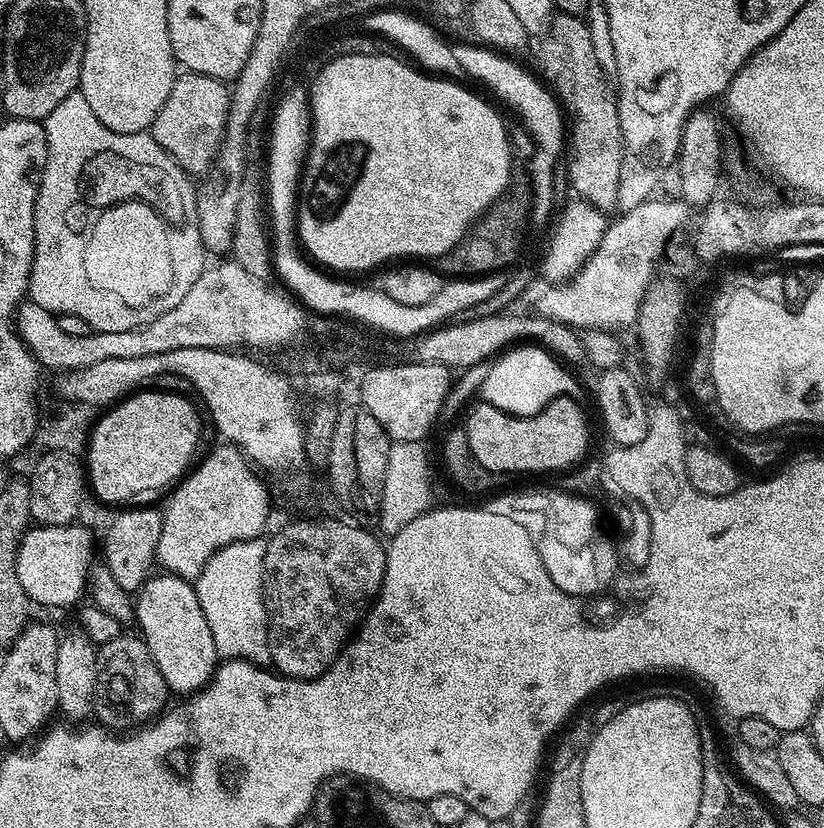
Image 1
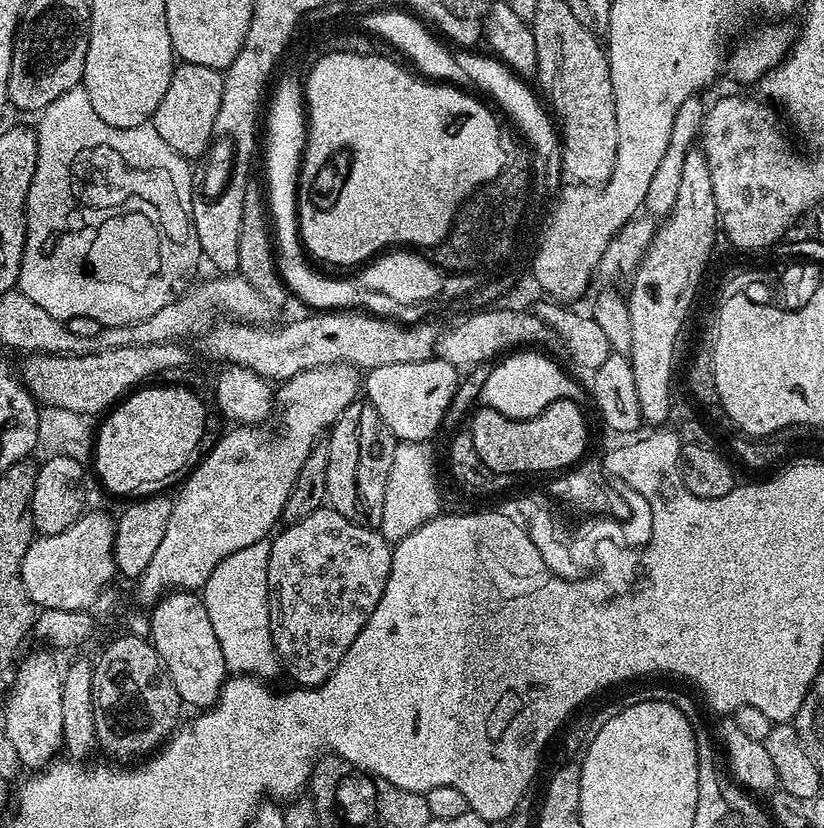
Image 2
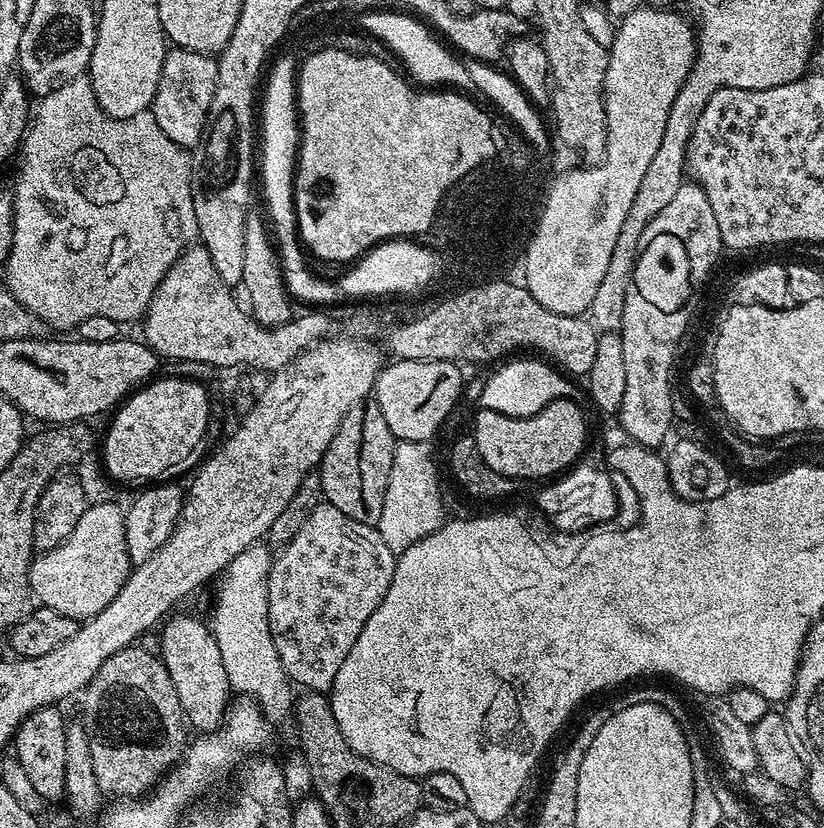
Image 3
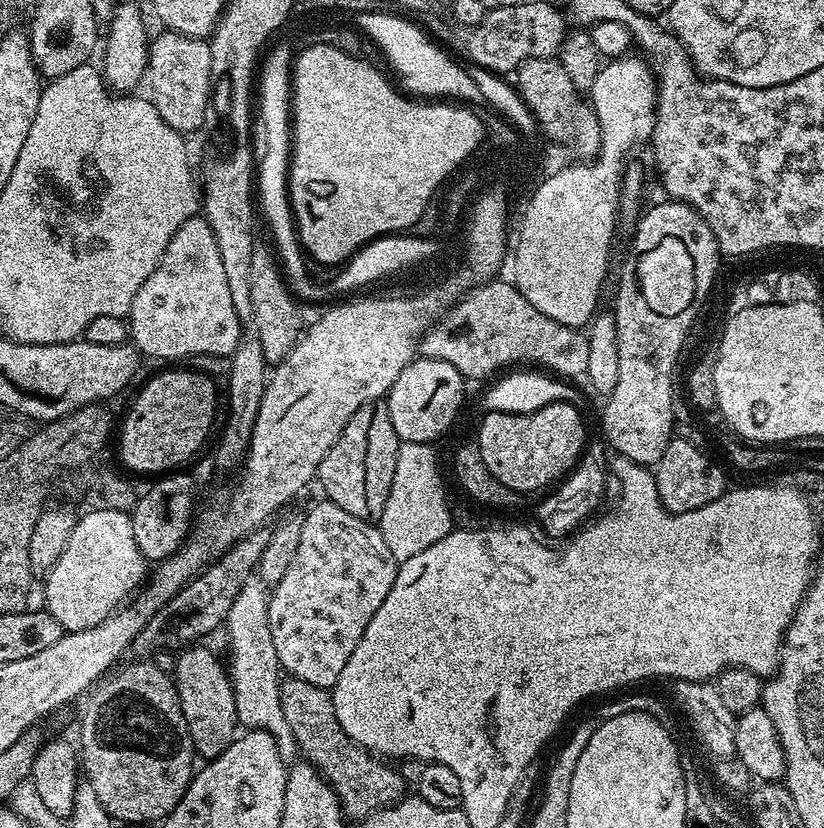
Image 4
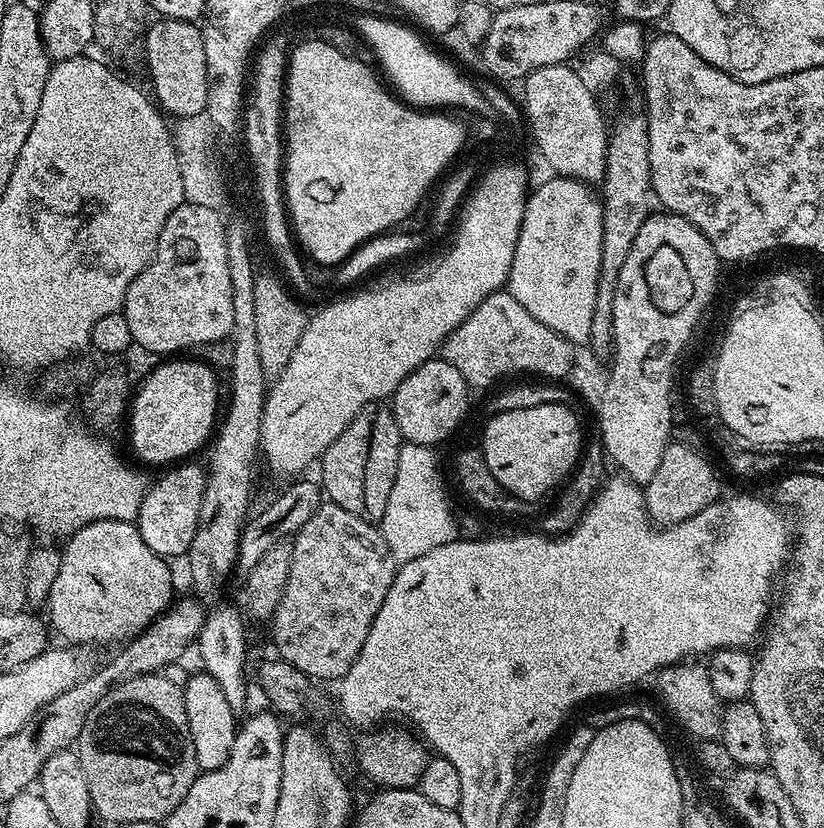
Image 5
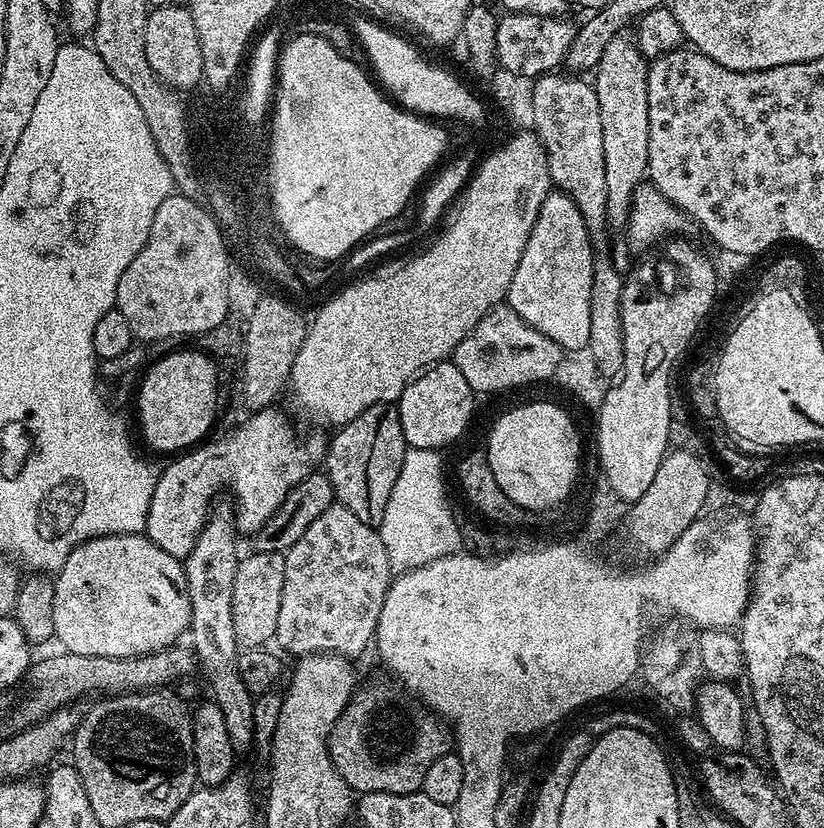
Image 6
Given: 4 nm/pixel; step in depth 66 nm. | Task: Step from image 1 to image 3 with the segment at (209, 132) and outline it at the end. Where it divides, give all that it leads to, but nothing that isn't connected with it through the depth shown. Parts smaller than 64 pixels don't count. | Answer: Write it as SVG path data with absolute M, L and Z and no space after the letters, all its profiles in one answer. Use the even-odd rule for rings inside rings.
M175 46L169 47L164 56L158 90L152 99L150 111L162 134L185 150L192 150L195 144L197 147L206 135L208 111L214 98L214 86L218 82L216 62L215 55Z

